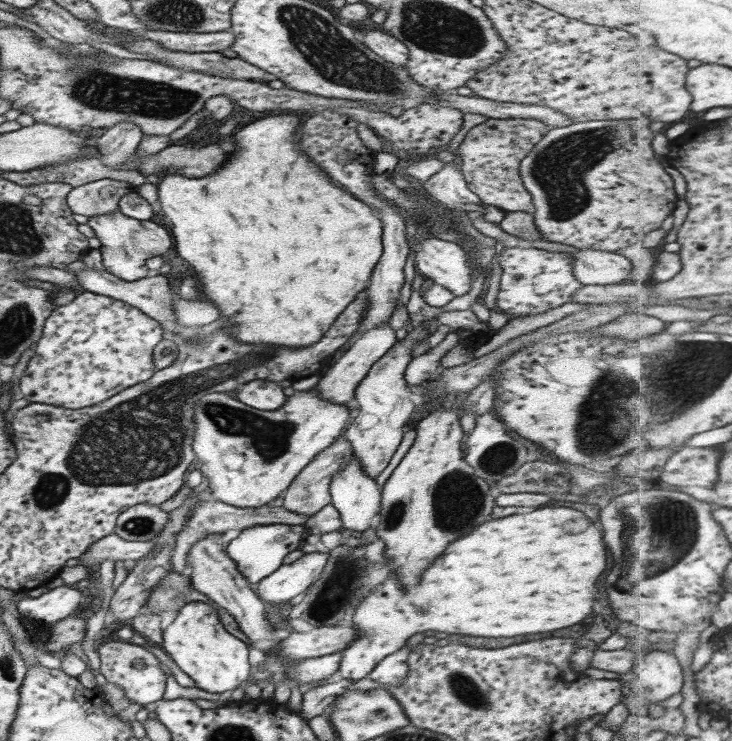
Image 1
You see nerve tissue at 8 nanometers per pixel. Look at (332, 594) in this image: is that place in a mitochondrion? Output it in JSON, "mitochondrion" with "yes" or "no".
{"mitochondrion":"yes"}

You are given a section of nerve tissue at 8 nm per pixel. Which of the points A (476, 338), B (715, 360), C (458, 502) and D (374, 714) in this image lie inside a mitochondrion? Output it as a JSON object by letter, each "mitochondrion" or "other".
{"A":"other","B":"mitochondrion","C":"mitochondrion","D":"mitochondrion"}

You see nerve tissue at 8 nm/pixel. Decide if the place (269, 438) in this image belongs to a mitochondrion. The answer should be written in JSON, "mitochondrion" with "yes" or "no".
{"mitochondrion":"yes"}

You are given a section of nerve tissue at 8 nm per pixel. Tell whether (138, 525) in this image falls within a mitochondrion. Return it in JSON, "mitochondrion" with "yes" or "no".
{"mitochondrion":"yes"}

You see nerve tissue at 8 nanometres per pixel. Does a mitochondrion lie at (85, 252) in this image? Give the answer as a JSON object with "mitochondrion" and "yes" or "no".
{"mitochondrion":"no"}

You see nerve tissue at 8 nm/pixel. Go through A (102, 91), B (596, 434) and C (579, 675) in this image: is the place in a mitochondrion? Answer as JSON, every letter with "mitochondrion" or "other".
{"A":"mitochondrion","B":"mitochondrion","C":"other"}

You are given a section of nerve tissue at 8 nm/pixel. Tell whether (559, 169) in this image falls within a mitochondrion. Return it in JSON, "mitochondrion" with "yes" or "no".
{"mitochondrion":"yes"}

